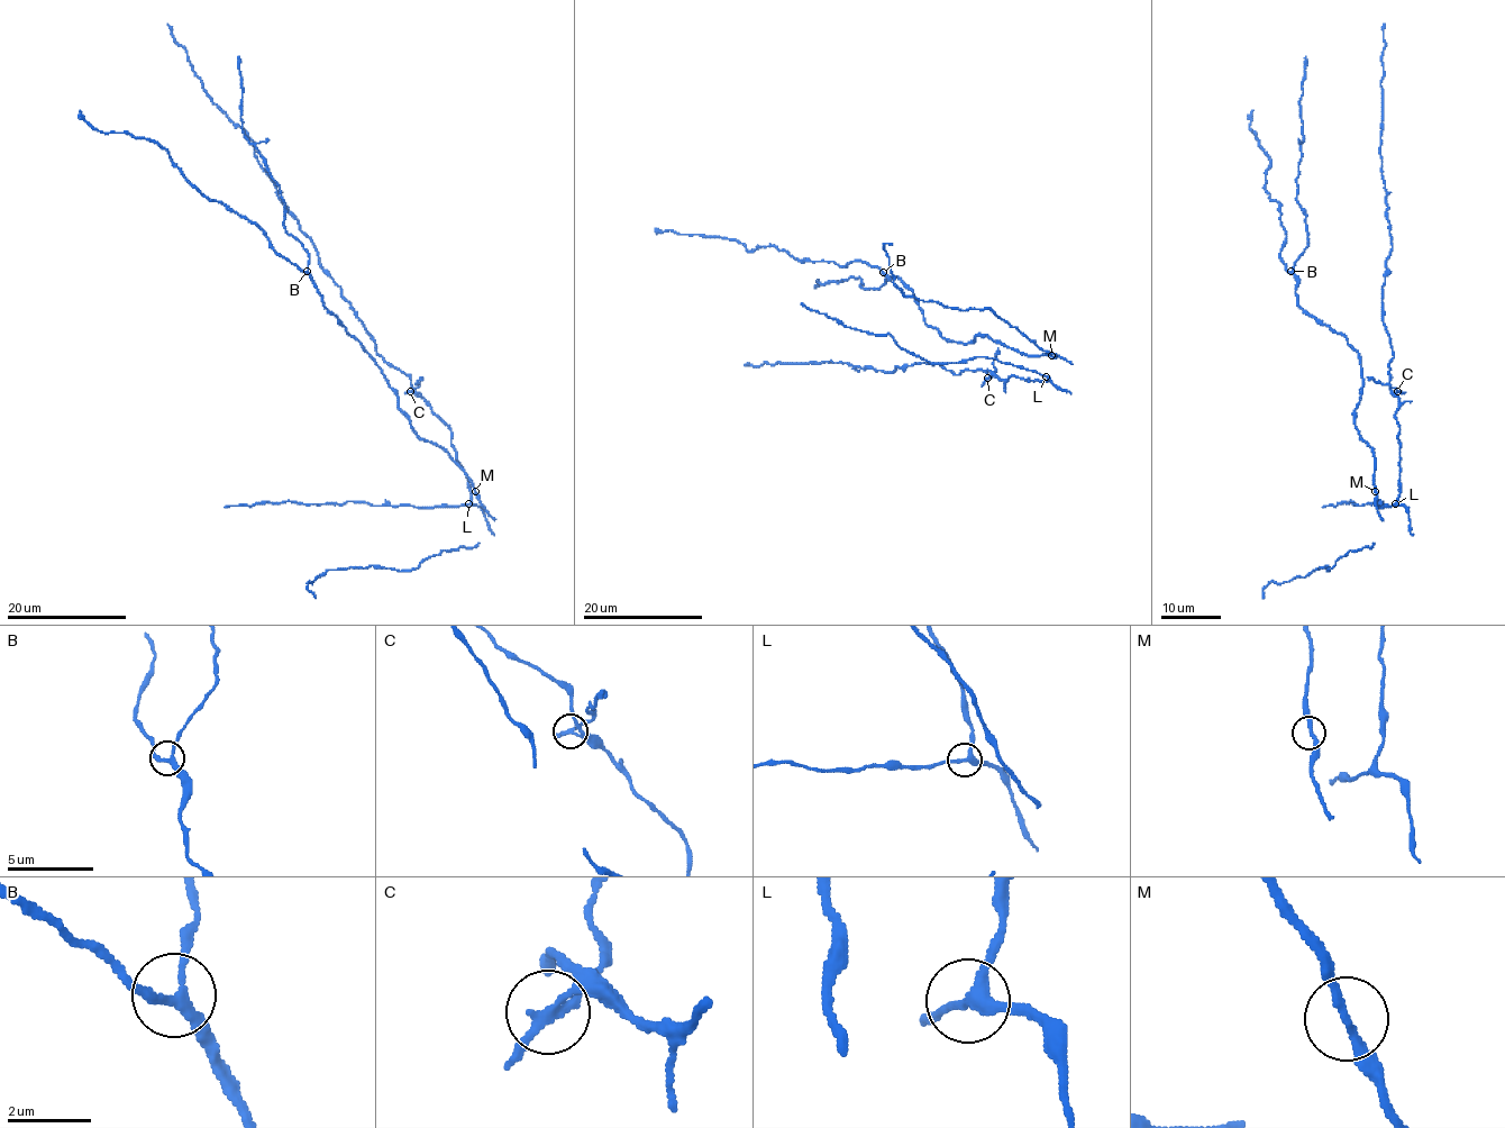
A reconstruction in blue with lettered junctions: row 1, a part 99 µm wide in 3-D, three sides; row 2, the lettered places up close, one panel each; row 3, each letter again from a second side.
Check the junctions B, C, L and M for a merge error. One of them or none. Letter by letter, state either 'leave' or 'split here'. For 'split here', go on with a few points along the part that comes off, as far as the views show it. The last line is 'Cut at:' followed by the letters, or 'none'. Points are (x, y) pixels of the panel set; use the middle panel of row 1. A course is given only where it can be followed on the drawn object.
B: leave
C: split here | (987, 378), (995, 370), (993, 358), (997, 347)
L: leave
M: leave
Cut at: C

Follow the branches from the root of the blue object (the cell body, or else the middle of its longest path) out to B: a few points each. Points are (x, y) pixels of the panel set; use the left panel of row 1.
B: (475, 489), (445, 451), (417, 434), (382, 370), (322, 305), (307, 271)

